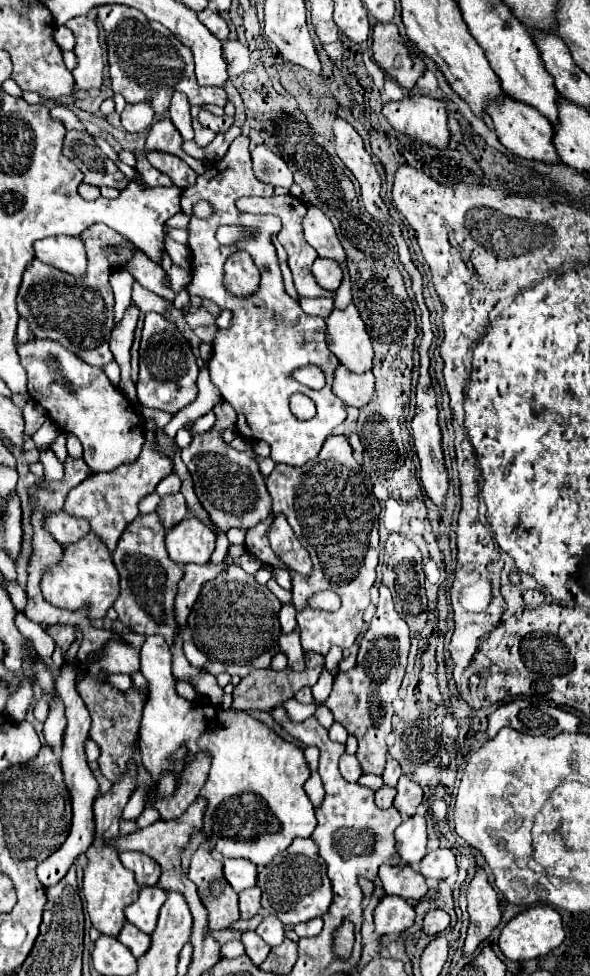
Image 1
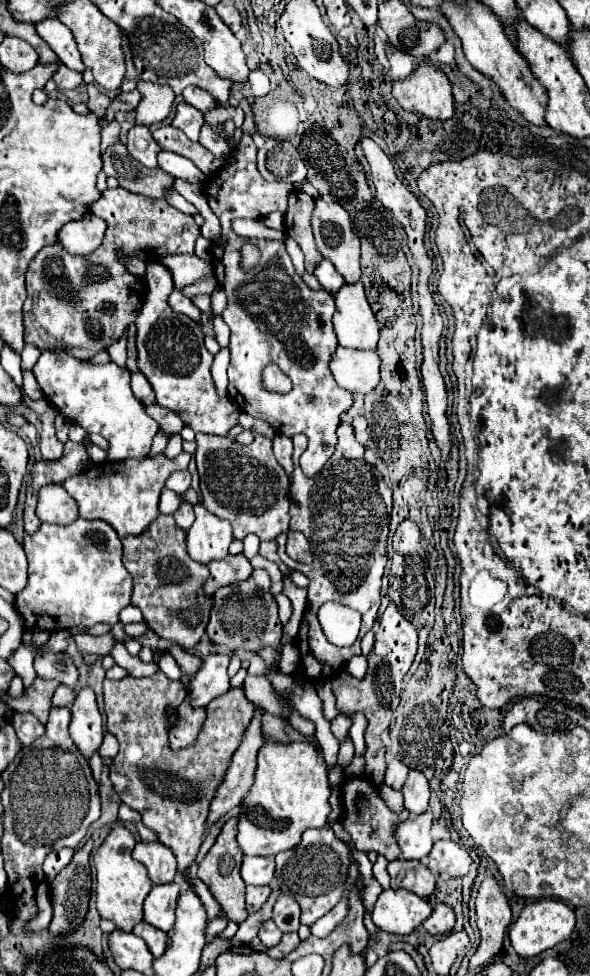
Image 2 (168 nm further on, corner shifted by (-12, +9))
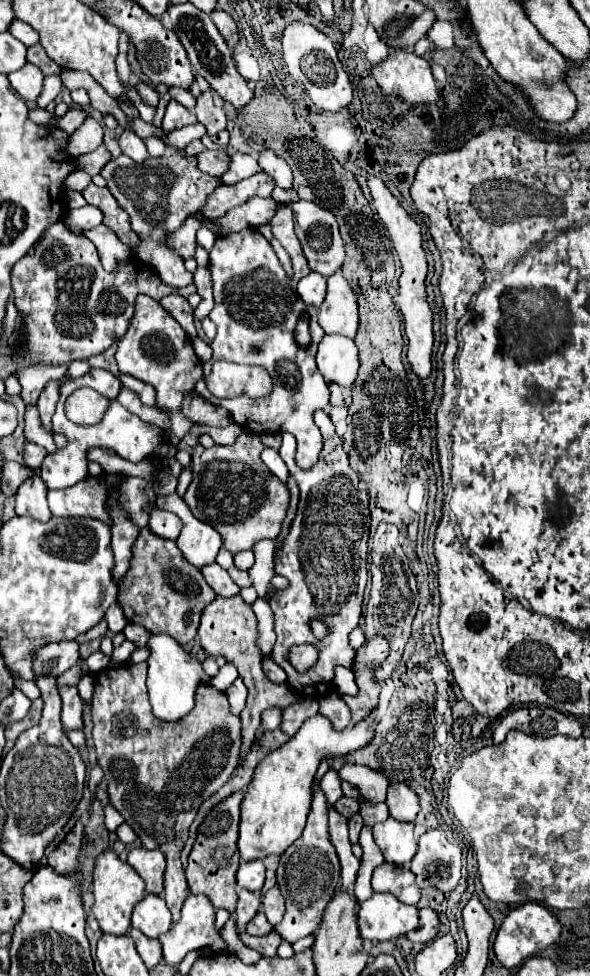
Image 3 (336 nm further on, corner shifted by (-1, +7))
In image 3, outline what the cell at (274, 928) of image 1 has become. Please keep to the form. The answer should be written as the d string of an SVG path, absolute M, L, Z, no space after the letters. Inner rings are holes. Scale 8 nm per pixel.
M277 885L263 895L263 913L271 925L277 925L281 921L281 915L285 913L285 901Z

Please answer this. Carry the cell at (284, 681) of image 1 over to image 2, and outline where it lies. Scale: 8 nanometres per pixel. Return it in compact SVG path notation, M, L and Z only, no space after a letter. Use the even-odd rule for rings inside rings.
M162 671L144 679L128 675L118 681L103 681L106 729L116 735L120 743L120 751L110 765L110 781L122 803L142 813L144 825L158 831L160 843L172 849L178 861L178 875L184 875L186 869L194 865L194 857L204 841L208 805L256 711L242 687L230 689L224 697L218 697L206 707L208 719L196 743L184 751L172 753L168 749L168 729L164 727L164 707L172 705L175 709L175 704L183 702L185 696L184 684L168 679Z

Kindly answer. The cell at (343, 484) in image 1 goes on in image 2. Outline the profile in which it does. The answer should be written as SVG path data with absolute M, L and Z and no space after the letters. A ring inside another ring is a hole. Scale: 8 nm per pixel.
M340 423L338 427L338 445L336 445L336 451L334 455L330 457L330 465L318 473L316 477L306 477L300 469L299 458L300 455L306 450L308 439L305 435L298 434L292 438L293 441L293 455L292 461L294 461L294 471L292 471L292 477L290 477L290 529L294 531L302 531L308 541L312 543L312 551L314 551L314 563L308 567L308 565L302 565L302 563L296 563L294 559L290 559L286 555L286 533L278 535L274 541L278 543L278 557L282 563L286 563L290 569L298 569L302 571L308 579L310 579L310 585L308 585L308 611L302 619L302 625L300 625L300 633L298 633L298 639L300 641L306 641L308 643L308 653L314 661L320 661L320 667L318 669L312 669L312 661L302 661L304 665L304 675L308 675L310 679L324 679L326 675L332 675L336 673L338 669L342 669L350 657L358 655L360 653L360 639L372 629L374 625L374 619L378 615L378 607L380 607L380 583L382 583L382 575L384 575L384 567L386 567L386 561L388 561L388 555L386 555L386 549L388 549L388 525L390 525L390 511L392 511L392 497L384 493L390 493L386 491L382 479L376 479L374 477L374 469L370 471L370 481L368 477L364 475L352 475L350 473L344 473L340 471L340 467L332 467L334 463L342 465L356 465L356 463L362 463L364 459L364 445L360 445L356 439L354 439L354 429L350 423ZM326 601L336 601L336 603L342 603L350 609L358 609L362 613L362 629L360 629L360 635L356 639L354 645L350 647L336 647L332 645L322 627L320 627L320 621L316 619L318 617L318 609L326 603Z

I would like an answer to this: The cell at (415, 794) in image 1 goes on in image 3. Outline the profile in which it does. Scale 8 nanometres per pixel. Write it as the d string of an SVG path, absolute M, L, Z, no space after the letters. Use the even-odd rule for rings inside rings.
M393 783L389 785L387 799L389 815L397 821L415 821L419 811L419 797L405 785L405 783Z

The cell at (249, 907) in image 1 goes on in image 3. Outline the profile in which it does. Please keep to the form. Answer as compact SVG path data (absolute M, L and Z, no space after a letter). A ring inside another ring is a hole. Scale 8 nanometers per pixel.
M239 889L239 903L235 909L235 923L237 923L239 931L245 931L245 925L253 919L253 915L259 911L259 907L261 907L259 895L245 891L245 889Z

